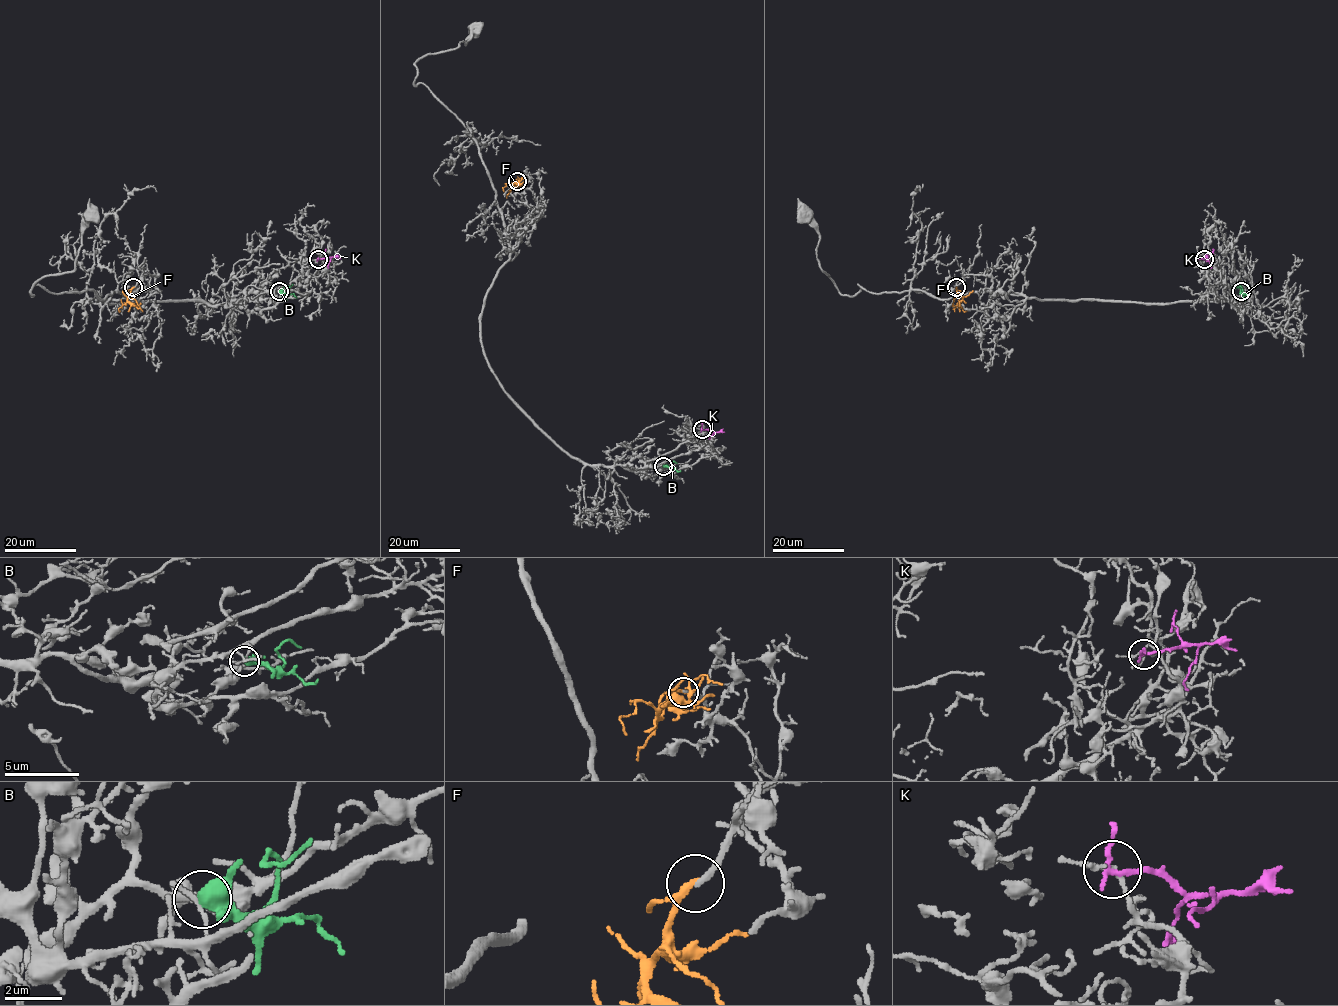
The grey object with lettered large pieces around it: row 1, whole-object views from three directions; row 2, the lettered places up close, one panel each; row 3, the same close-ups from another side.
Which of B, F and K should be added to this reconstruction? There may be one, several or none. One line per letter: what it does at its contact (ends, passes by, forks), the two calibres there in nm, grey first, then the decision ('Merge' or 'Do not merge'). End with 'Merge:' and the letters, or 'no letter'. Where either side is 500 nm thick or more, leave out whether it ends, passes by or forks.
B: It passes by. Thickness 180 nm (grey) against 440 nm. Do not merge
F: It passes by. Thickness 200 nm (grey) against 170 nm. Merge
K: It passes by. Thickness 120 nm (grey) against 180 nm. Do not merge
Merge: F

